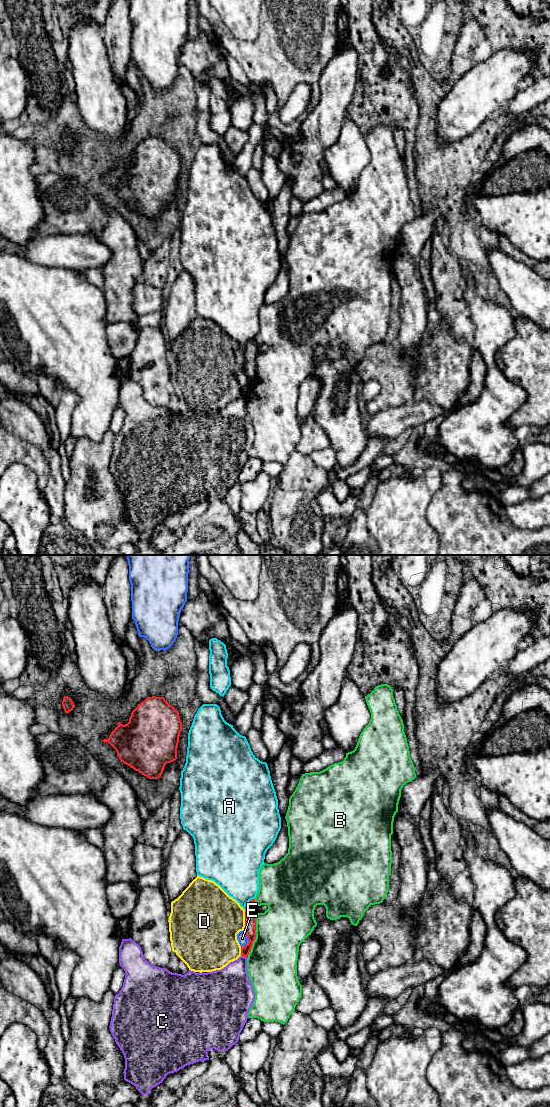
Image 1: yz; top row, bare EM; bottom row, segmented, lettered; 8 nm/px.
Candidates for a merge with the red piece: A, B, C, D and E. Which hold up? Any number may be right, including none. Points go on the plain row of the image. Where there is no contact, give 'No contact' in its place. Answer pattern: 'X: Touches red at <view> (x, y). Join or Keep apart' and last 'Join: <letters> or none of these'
A: Touches red at yz (248, 342). Keep apart
B: Touches red at yz (255, 375). Keep apart
C: Touches red at yz (244, 396). Keep apart
D: Touches red at yz (245, 359). Keep apart
E: Touches red at yz (248, 379). Keep apart
Join: none of these

